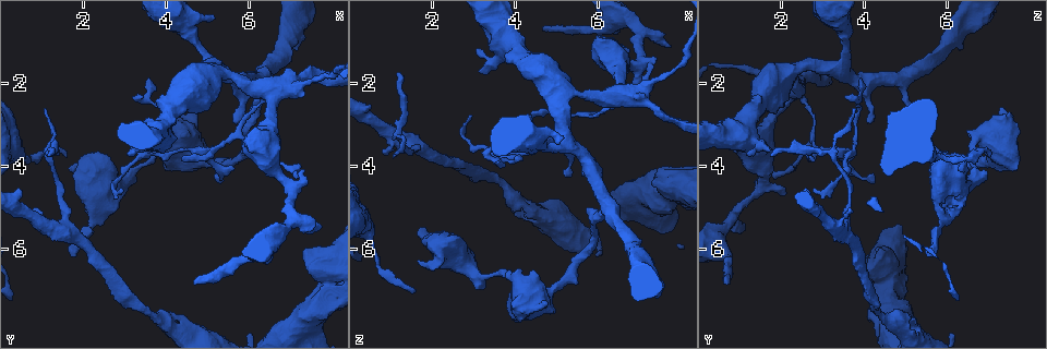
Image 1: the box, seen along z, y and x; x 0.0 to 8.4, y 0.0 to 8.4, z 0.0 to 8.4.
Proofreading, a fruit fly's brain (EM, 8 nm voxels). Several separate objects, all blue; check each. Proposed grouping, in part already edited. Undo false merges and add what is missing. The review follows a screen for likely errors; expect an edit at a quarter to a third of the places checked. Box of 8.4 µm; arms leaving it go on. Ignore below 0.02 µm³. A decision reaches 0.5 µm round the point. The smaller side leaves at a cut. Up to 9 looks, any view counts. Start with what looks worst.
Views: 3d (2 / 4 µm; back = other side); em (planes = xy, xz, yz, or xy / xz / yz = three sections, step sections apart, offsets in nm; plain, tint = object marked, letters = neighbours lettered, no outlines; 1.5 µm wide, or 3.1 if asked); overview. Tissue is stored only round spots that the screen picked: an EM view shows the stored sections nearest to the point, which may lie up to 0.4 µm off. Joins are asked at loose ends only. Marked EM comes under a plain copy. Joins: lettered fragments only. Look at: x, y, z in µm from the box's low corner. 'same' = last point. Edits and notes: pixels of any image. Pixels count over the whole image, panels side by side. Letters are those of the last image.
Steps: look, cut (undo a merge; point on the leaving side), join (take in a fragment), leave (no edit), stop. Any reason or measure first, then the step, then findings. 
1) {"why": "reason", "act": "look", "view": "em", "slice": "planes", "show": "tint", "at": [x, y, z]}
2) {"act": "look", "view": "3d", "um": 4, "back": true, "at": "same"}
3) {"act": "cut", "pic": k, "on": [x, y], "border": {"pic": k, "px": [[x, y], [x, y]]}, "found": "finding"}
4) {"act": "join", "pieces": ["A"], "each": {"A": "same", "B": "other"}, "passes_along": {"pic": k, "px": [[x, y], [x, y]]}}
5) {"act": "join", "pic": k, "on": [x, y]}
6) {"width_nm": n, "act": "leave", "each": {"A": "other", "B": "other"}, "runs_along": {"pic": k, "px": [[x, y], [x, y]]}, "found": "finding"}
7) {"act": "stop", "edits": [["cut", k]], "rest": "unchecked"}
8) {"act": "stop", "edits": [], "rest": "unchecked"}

{"why": "free end", "act": "look", "view": "3d", "um": 4, "at": [1.60, 3.80, 7.10]}

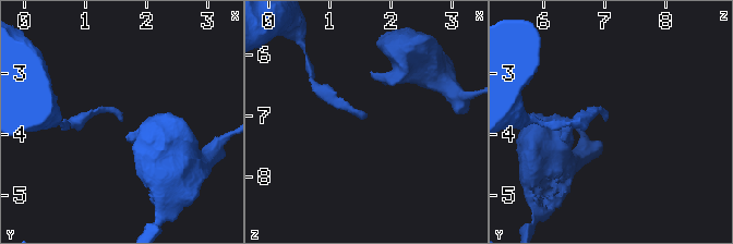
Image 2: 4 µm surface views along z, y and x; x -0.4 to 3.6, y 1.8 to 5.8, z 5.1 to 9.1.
{"act": "look", "view": "em", "slice": "planes", "show": "letters", "at": [1.60, 3.75, 7.00]}

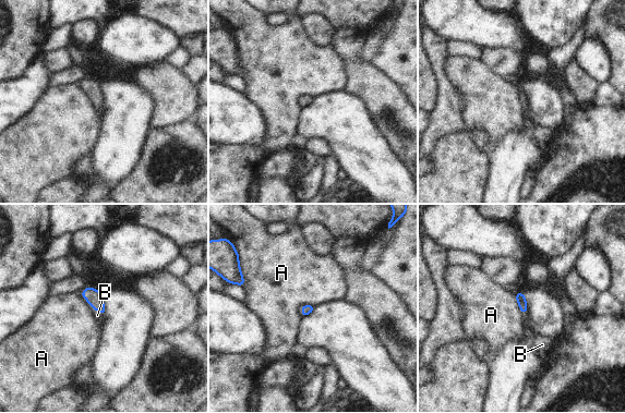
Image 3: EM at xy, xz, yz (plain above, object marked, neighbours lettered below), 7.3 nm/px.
{"width_nm": 70, "act": "join", "pieces": ["B"], "each": {"A": "other", "B": "same"}, "found": "it goes on there"}

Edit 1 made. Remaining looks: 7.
{"act": "look", "view": "em", "slice": "planes", "show": "letters", "at": [7.75, 5.50, 1.10]}

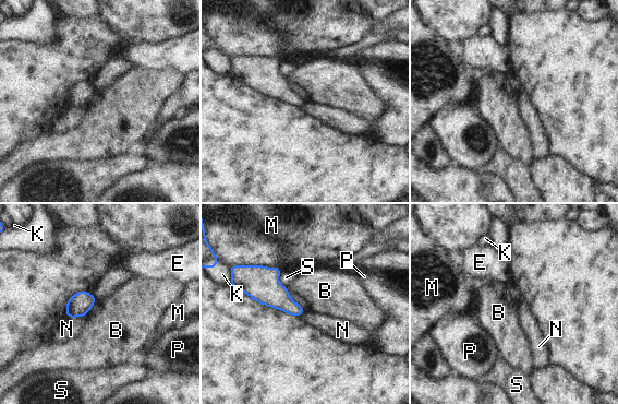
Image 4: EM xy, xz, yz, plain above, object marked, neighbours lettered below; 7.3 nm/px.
{"act": "leave", "each": {"B": "other", "E": "other", "K": "other", "M": "other", "N": "other", "P": "other", "S": "other"}, "border": {"pic": 4, "px": [[286, 287], [289, 296], [305, 312]]}, "found": "no lettered fragment goes on from it"}

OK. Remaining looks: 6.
{"why": "an open end", "act": "look", "view": "em", "slice": "planes", "show": "letters", "at": [0.85, 5.05, 3.60]}

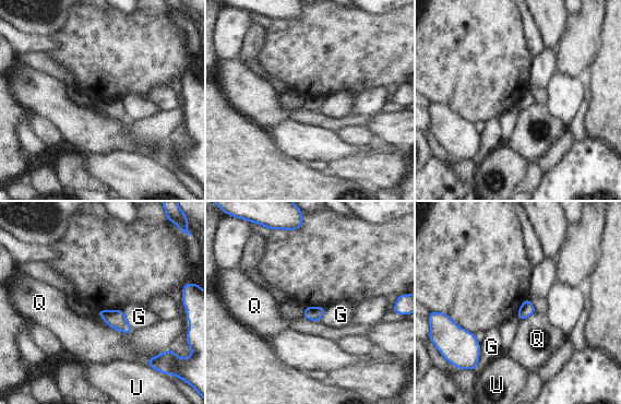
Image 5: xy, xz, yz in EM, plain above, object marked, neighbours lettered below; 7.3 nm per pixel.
{"act": "leave", "each": {"G": "other", "Q": "other", "U": "other"}, "found": "none of them fits"}

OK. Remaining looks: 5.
{"why": "calibre changes", "act": "look", "view": "3d", "um": 4, "at": [4.45, 0.70, 3.45]}

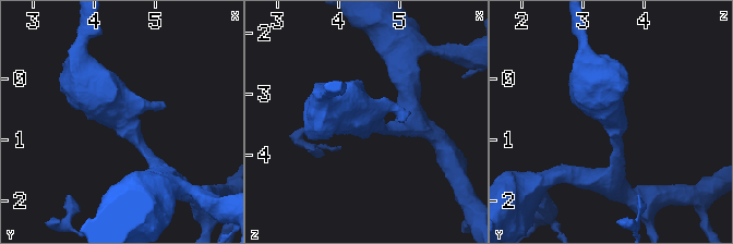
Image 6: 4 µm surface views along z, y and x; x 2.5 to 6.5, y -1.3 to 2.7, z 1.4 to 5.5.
{"act": "look", "view": "em", "slice": "planes", "show": "letters", "at": [4.45, 0.60, 3.50]}

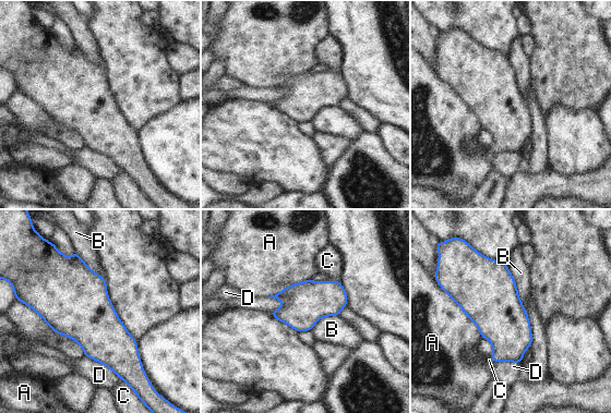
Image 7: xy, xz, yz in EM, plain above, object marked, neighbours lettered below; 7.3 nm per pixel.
{"width_nm": 420, "act": "leave", "each": {"A": "other", "B": "other", "C": "other", "D": "other"}, "border": {"pic": 7, "px": [[507, 266], [518, 298], [526, 312]]}, "found": "one neuron here"}

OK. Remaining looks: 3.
{"act": "stop", "edits": [["join", 3]], "rest": "unchecked"}

